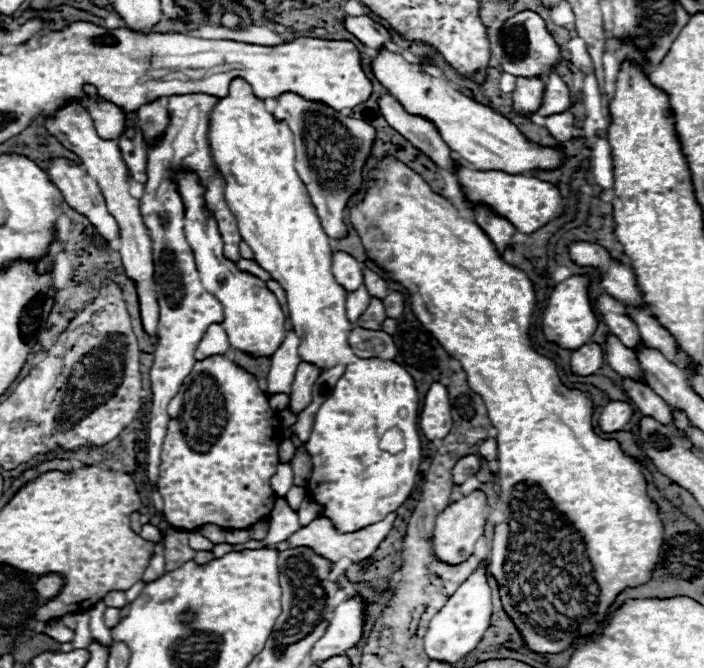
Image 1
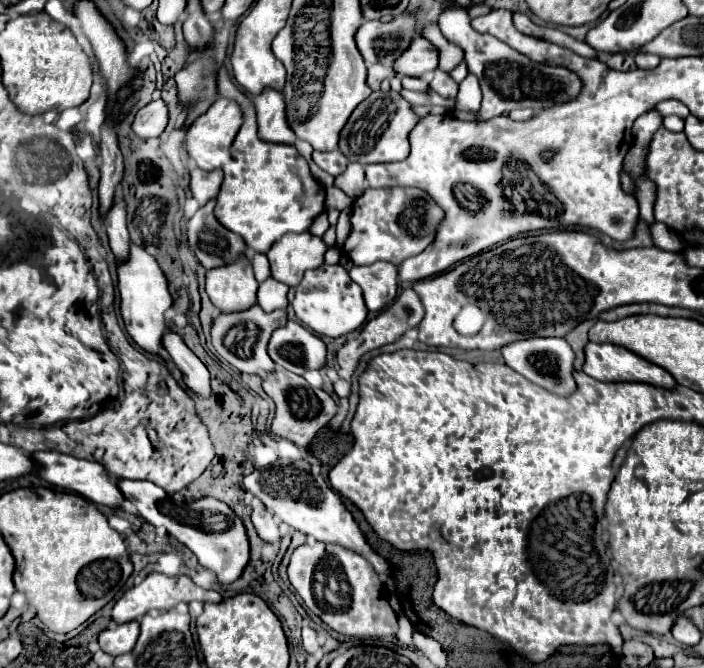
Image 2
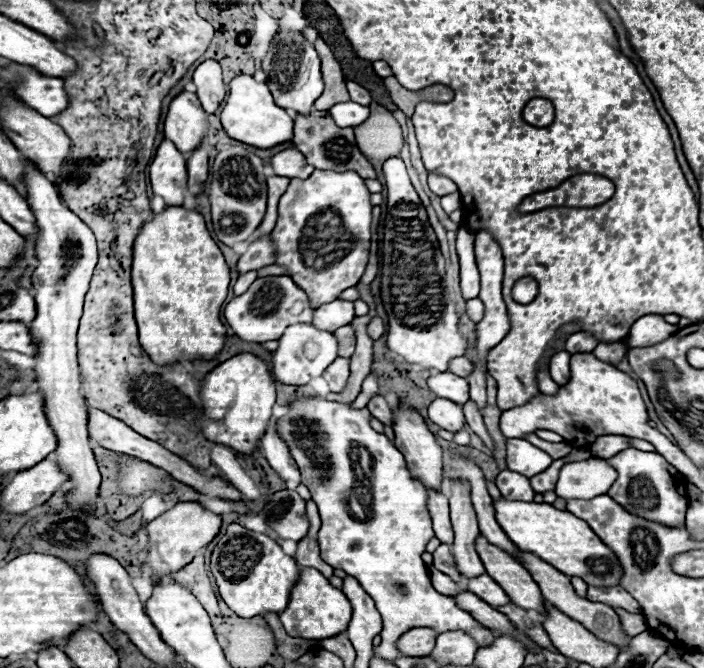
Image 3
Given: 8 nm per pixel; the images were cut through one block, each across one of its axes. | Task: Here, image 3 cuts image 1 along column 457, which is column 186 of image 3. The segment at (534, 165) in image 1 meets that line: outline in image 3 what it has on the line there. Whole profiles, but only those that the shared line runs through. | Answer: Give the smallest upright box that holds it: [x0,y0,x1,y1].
[164,90,206,154]

